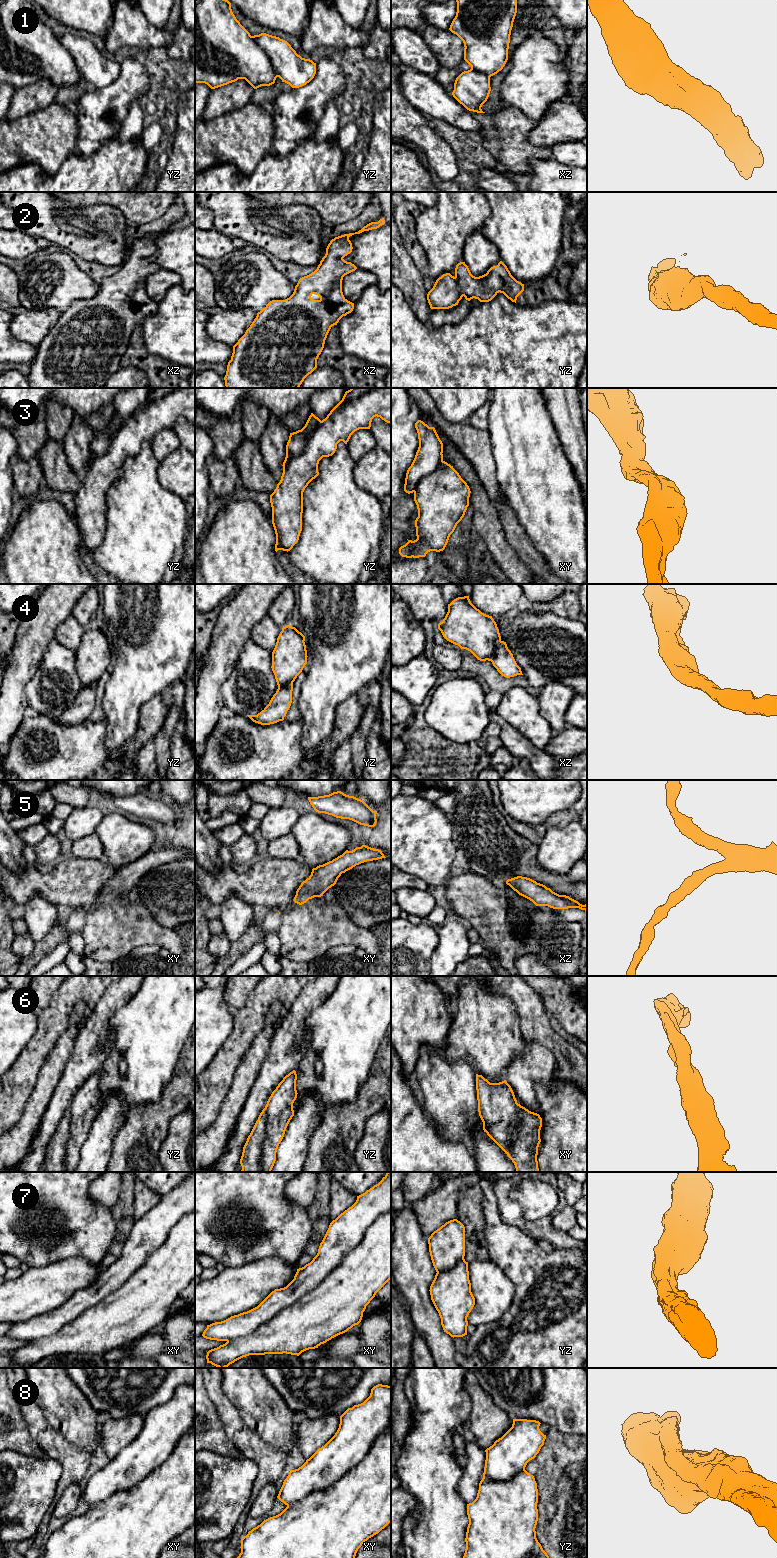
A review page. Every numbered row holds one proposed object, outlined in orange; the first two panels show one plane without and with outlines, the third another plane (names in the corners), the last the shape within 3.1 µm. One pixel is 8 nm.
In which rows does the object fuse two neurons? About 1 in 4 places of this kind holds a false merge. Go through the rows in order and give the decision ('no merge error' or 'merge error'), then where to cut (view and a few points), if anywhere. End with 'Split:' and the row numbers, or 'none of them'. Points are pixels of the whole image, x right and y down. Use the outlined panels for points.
1: no merge error; cut none
2: no merge error; cut none
3: no merge error; cut none
4: no merge error; cut none
5: no merge error; cut none
6: no merge error; cut none
7: no merge error; cut none
8: no merge error; cut none
Split: none of them

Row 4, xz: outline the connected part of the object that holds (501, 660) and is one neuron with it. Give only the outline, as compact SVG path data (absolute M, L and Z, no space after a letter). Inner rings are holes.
M469 596L458 597L448 604L448 612L438 624L438 629L447 641L470 651L478 660L491 661L502 676L510 678L523 675L506 642L501 640L499 629L492 616L477 609L471 603Z

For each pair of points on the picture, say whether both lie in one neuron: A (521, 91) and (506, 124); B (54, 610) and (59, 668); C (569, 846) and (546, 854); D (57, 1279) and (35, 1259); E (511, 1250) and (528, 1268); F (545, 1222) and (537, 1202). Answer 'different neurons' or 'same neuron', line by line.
A: different neurons
B: different neurons
C: same neuron
D: different neurons
E: same neuron
F: different neurons

